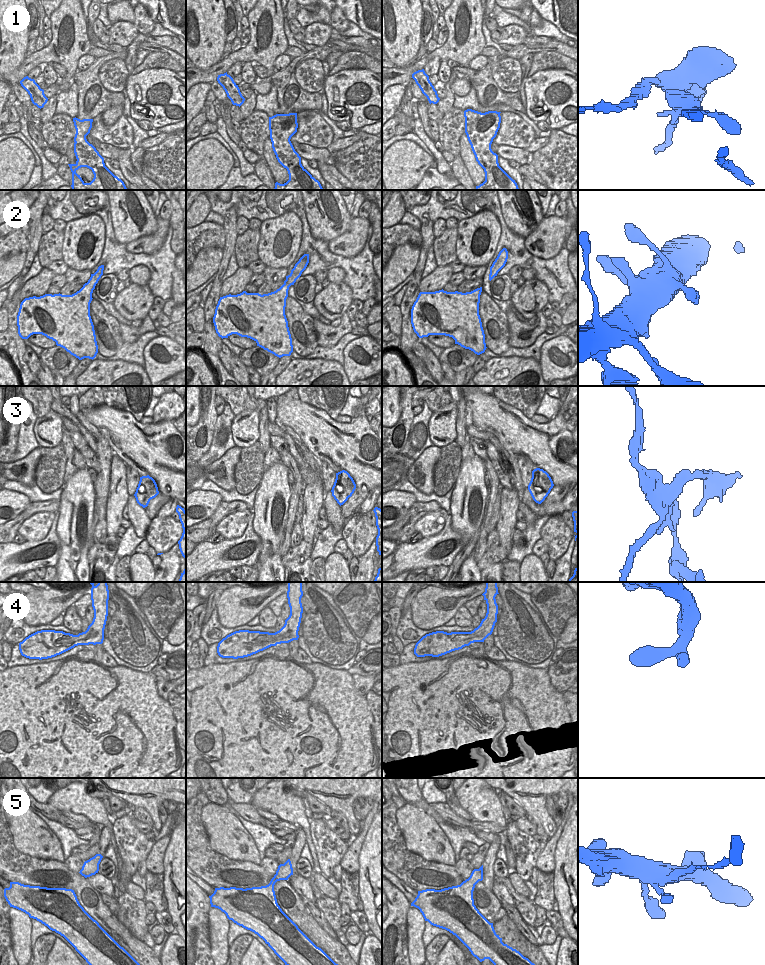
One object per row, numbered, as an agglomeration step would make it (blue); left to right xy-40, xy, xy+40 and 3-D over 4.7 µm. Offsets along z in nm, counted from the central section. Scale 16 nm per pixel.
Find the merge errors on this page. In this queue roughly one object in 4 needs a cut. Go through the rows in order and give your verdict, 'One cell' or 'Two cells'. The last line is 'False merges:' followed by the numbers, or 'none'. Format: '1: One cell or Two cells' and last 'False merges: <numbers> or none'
1: Two cells
2: One cell
3: Two cells
4: One cell
5: One cell
False merges: 1, 3.

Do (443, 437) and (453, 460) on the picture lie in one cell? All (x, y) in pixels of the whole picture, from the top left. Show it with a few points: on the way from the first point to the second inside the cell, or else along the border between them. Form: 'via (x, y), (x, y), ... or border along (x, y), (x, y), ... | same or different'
border along (454, 440), (441, 448) | different

